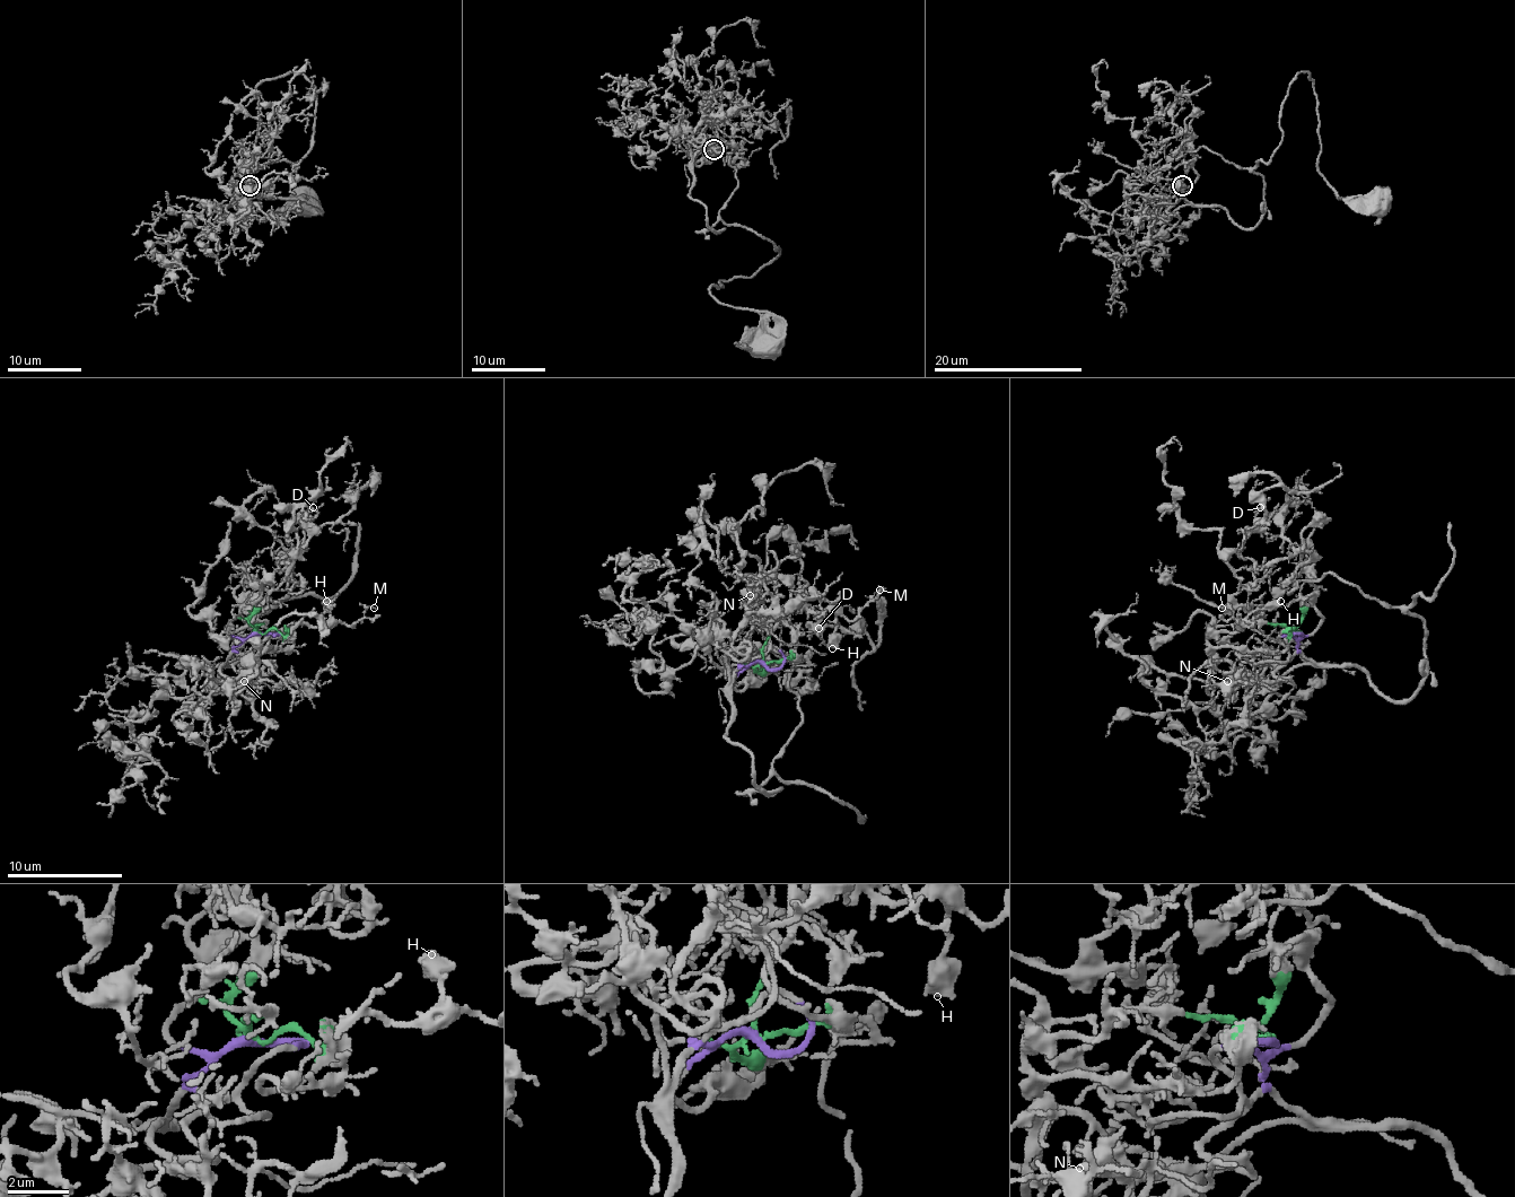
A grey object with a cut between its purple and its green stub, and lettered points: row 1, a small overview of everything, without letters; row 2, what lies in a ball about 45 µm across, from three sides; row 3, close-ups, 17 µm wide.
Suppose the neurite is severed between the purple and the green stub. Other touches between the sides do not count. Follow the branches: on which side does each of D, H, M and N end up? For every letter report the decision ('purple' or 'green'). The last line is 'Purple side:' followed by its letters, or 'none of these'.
D: purple
H: green
M: green
N: purple
Purple side: D, N

